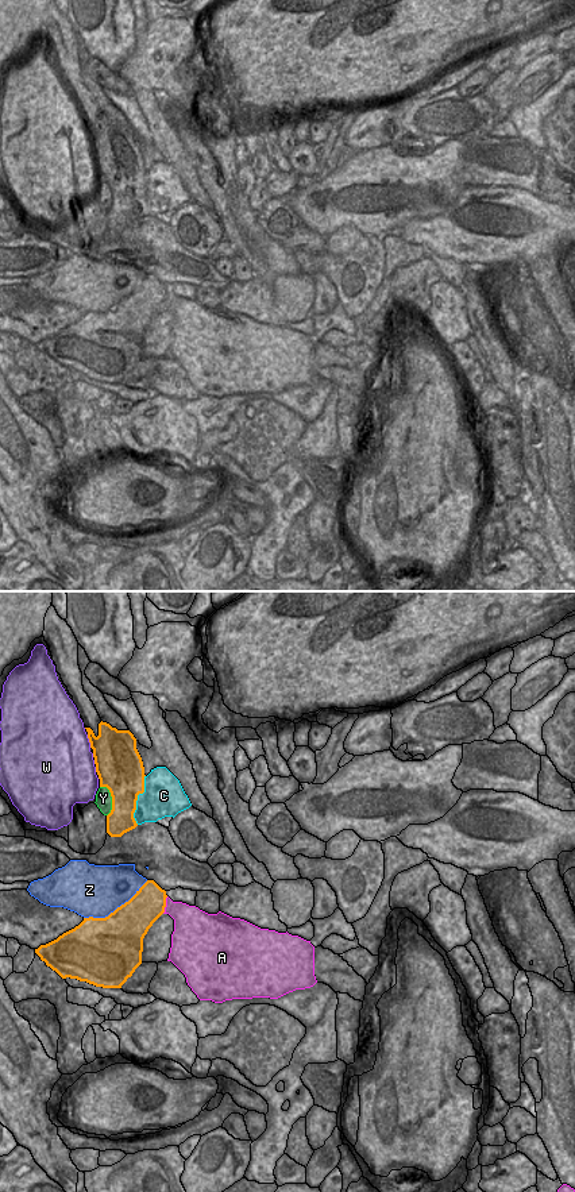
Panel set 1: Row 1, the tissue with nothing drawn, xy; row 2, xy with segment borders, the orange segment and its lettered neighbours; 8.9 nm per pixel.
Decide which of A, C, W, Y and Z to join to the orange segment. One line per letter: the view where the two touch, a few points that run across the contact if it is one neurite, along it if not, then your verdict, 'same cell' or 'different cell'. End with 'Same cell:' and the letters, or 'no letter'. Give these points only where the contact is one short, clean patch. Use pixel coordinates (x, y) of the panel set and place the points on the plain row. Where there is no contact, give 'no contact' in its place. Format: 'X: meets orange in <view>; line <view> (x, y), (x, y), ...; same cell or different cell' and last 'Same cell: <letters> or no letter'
A: meets orange in xy; different cell
C: meets orange in xy; different cell
W: meets orange in xy; different cell
Y: meets orange in xy; different cell
Z: meets orange in xy; different cell
Same cell: no letter

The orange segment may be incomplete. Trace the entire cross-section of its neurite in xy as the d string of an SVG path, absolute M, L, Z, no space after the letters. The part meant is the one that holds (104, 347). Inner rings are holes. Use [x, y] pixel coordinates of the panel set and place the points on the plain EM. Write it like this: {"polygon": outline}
{"polygon": "M147 275L136 289L105 313L84 313L74 324L40 340L35 348L62 374L70 373L103 383L121 383L142 359L143 333L165 308L166 286Z"}

